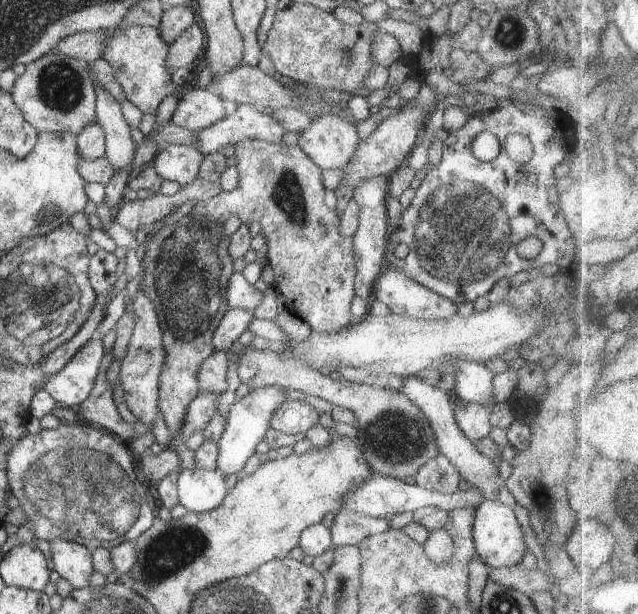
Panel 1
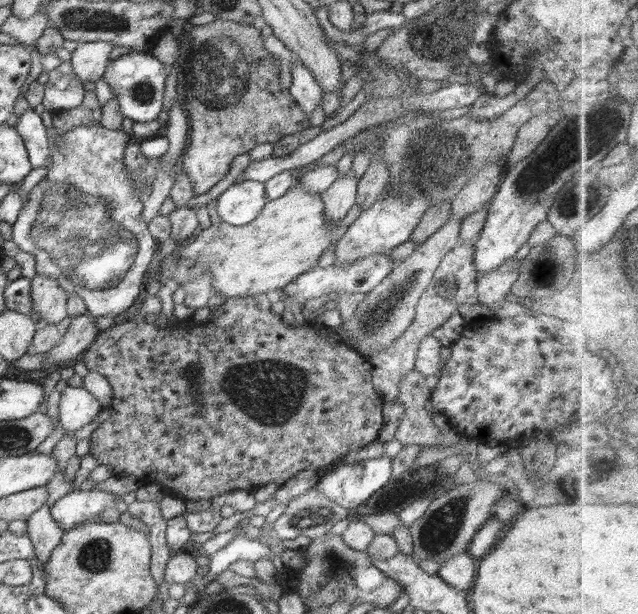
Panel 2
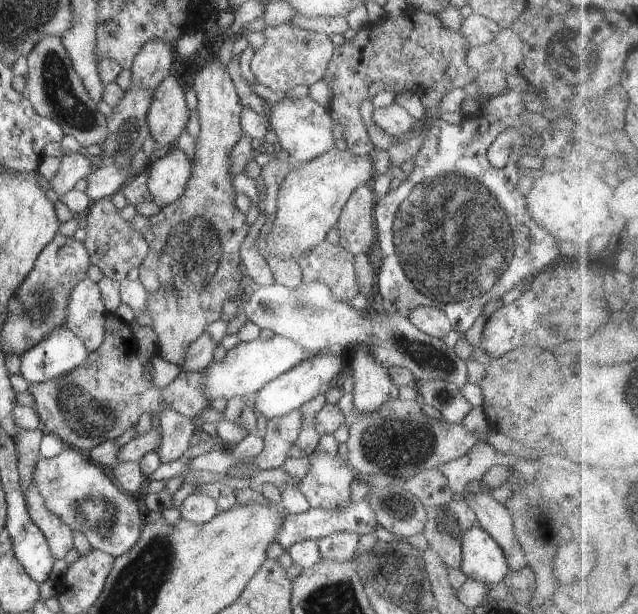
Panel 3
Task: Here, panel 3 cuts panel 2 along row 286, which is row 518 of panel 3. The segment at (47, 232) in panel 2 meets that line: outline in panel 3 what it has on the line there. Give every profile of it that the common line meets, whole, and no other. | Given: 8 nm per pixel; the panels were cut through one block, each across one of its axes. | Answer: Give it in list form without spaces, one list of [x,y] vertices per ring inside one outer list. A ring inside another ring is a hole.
[[[65,446],[62,453],[47,459],[41,456],[34,471],[32,483],[39,488],[48,510],[58,515],[72,532],[84,533],[92,549],[110,553],[114,558],[124,555],[138,542],[145,524],[138,508],[137,496],[122,492],[114,484],[112,467],[96,465],[85,452],[77,448]]]

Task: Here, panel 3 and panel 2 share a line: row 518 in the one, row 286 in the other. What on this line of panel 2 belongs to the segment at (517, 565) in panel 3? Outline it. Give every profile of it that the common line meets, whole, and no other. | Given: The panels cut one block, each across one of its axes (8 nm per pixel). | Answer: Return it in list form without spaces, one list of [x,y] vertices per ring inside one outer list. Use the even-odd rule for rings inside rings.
[[[512,258],[504,261],[490,272],[477,277],[477,295],[479,304],[488,307],[504,303],[506,296],[511,294],[511,288],[519,277],[521,260]]]

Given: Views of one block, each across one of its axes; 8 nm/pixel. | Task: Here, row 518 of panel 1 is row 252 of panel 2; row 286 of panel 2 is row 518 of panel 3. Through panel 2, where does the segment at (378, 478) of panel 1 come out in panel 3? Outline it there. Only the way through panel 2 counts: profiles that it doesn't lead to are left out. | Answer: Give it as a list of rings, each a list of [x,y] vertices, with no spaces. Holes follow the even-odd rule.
[[[354,479],[351,486],[351,499],[345,507],[340,507],[334,511],[309,507],[307,511],[300,514],[290,513],[282,521],[281,529],[276,533],[275,542],[278,542],[280,546],[288,550],[293,544],[301,540],[310,539],[318,541],[322,537],[332,535],[334,532],[346,531],[360,536],[372,533],[378,524],[367,499],[367,494],[371,488],[372,486],[369,487],[366,483],[360,483]]]

